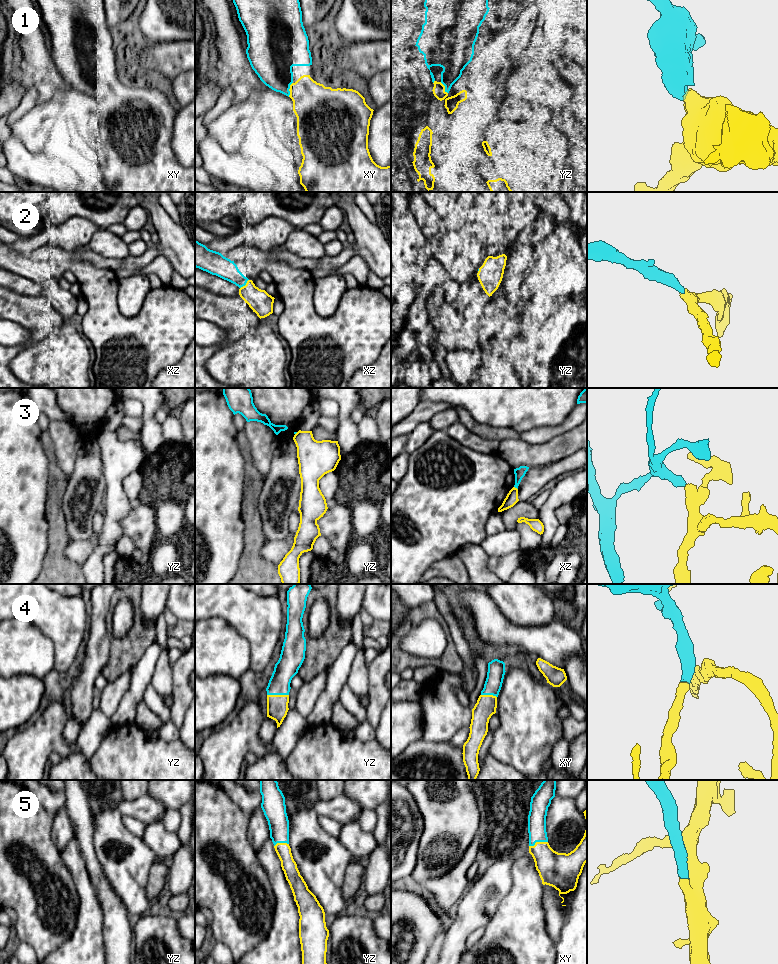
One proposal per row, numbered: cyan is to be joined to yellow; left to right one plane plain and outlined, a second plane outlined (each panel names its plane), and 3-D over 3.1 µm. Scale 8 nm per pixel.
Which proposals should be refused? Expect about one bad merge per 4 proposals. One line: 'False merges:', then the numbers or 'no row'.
False merges: 3

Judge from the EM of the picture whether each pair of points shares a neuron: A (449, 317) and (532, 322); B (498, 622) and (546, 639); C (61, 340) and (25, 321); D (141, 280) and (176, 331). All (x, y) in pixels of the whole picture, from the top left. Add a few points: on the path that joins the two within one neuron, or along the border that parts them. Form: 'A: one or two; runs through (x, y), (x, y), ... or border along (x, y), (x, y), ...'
A: one; runs through (470, 327), (511, 327)
B: one; runs through (510, 634), (526, 639), (534, 639)
C: one; runs through (52, 335), (34, 322)
D: two; border along (151, 288), (146, 294), (139, 311)

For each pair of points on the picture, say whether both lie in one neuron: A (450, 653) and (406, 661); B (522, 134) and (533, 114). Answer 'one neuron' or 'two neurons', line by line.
A: one neuron
B: two neurons

